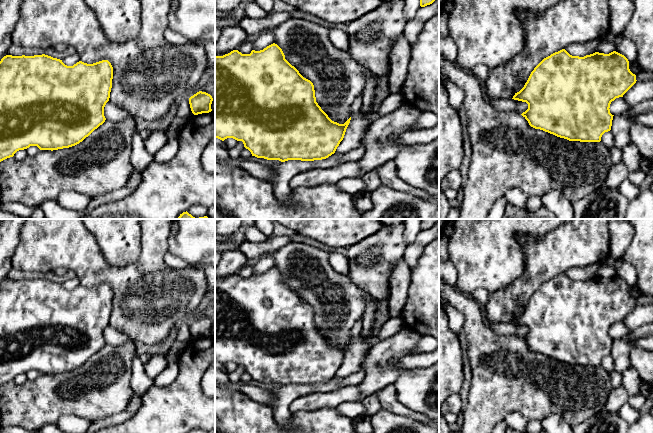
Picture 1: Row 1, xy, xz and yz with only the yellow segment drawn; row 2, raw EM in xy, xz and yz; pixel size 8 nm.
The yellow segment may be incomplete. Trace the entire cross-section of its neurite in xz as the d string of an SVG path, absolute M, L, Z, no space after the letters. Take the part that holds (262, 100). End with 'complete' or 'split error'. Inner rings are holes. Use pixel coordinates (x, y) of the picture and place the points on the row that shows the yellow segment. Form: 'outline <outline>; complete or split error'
outline M275 43L260 51L252 50L250 54L242 54L238 50L233 50L223 56L215 55L215 138L222 141L227 138L242 141L244 147L251 152L252 156L267 160L279 160L281 162L288 160L314 161L326 159L335 153L340 142L343 140L350 120L351 117L344 124L339 124L328 117L316 102L313 83L304 78L299 71L285 59L282 49Z; complete

